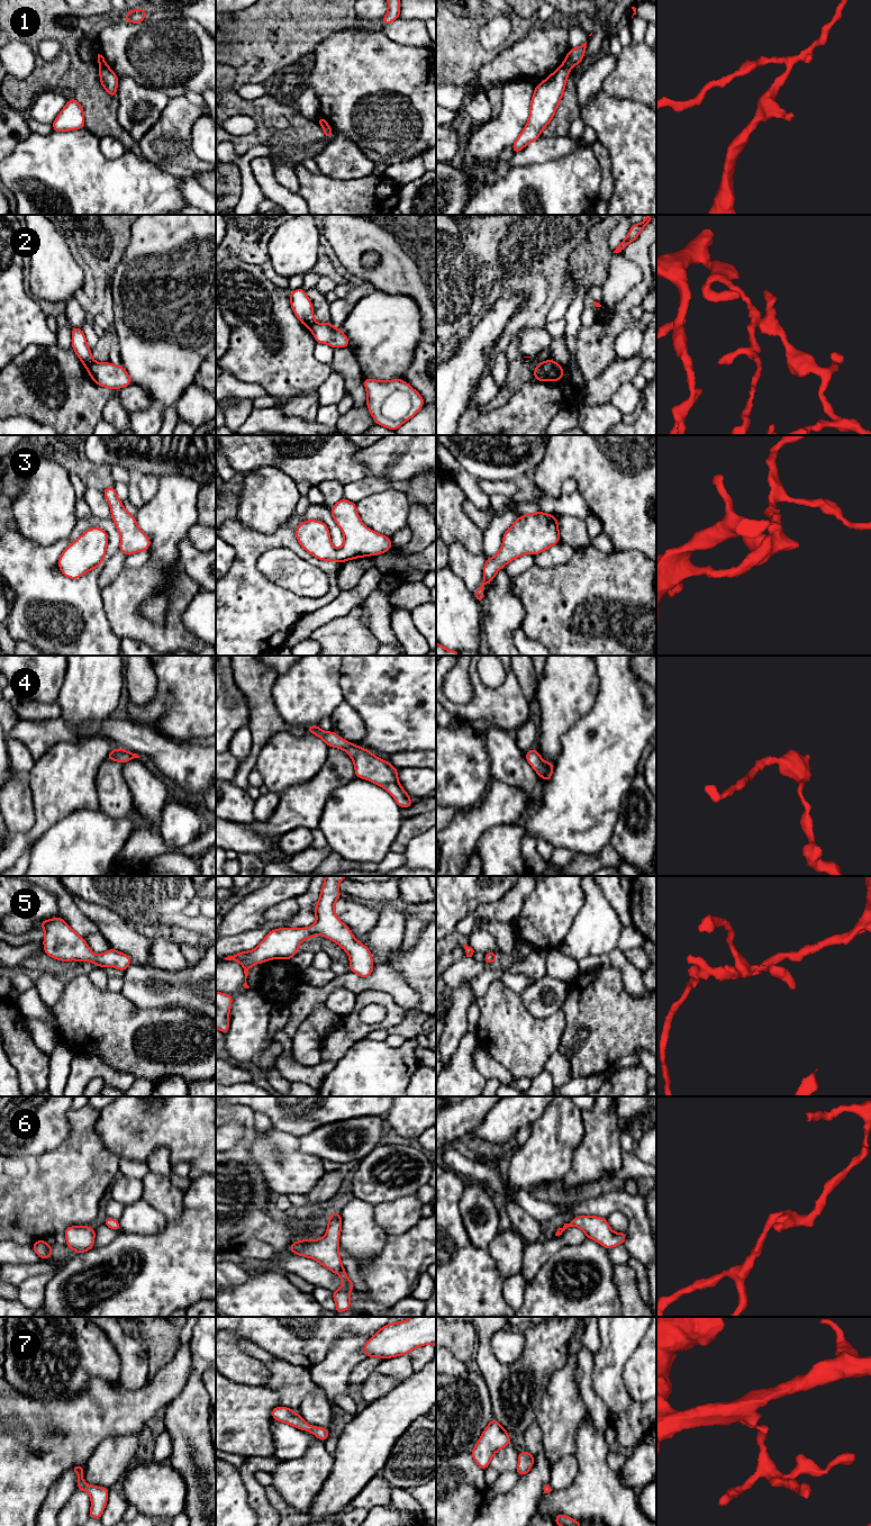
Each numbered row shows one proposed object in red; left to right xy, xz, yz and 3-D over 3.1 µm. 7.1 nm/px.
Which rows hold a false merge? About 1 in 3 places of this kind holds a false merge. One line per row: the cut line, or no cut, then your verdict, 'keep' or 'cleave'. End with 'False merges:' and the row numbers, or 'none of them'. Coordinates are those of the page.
1: cut yz (563, 63), (569, 69); cleave
2: cut xy (93, 361), (88, 369); cleave
3: cut none; keep
4: cut none; keep
5: cut none; keep
6: cut none; keep
7: cut none; keep
False merges: 1, 2

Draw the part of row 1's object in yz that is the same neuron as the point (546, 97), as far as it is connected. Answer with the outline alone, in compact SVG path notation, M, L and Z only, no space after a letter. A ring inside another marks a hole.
M562 64L534 89L530 100L529 119L512 144L512 154L536 141L551 123L563 97L570 69Z

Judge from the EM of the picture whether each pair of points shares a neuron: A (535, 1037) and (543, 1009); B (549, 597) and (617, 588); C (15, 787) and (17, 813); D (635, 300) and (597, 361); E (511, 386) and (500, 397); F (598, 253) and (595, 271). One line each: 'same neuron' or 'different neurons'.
A: different neurons
B: same neuron
C: same neuron
D: same neuron
E: same neuron
F: same neuron

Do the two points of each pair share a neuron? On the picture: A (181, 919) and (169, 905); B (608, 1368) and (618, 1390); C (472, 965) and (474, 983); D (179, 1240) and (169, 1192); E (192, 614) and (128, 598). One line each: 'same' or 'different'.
A: different
B: same
C: different
D: different
E: different

